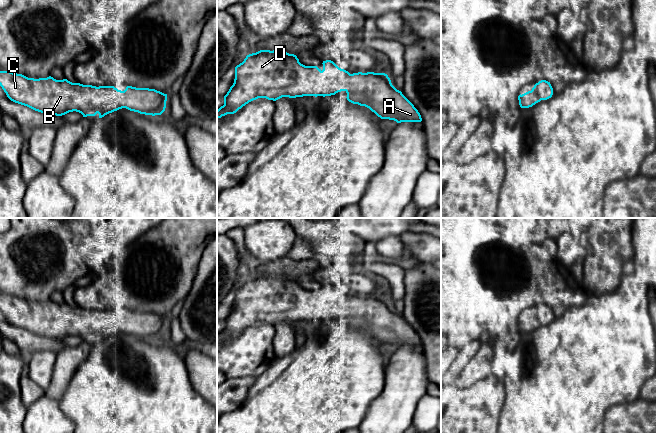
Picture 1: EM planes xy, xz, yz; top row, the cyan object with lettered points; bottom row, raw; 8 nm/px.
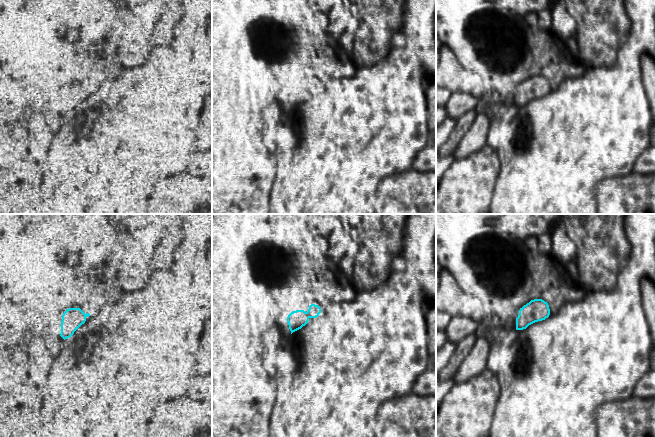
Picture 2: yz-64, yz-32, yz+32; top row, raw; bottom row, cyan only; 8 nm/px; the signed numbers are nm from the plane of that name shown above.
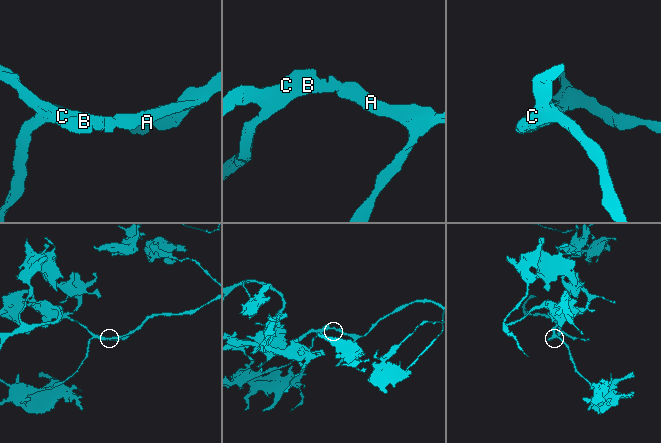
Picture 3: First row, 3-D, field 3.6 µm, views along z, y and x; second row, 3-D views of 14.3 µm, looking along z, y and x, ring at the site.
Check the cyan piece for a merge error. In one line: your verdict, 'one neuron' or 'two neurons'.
one neuron

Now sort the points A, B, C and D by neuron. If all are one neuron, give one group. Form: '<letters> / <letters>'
A B C D

